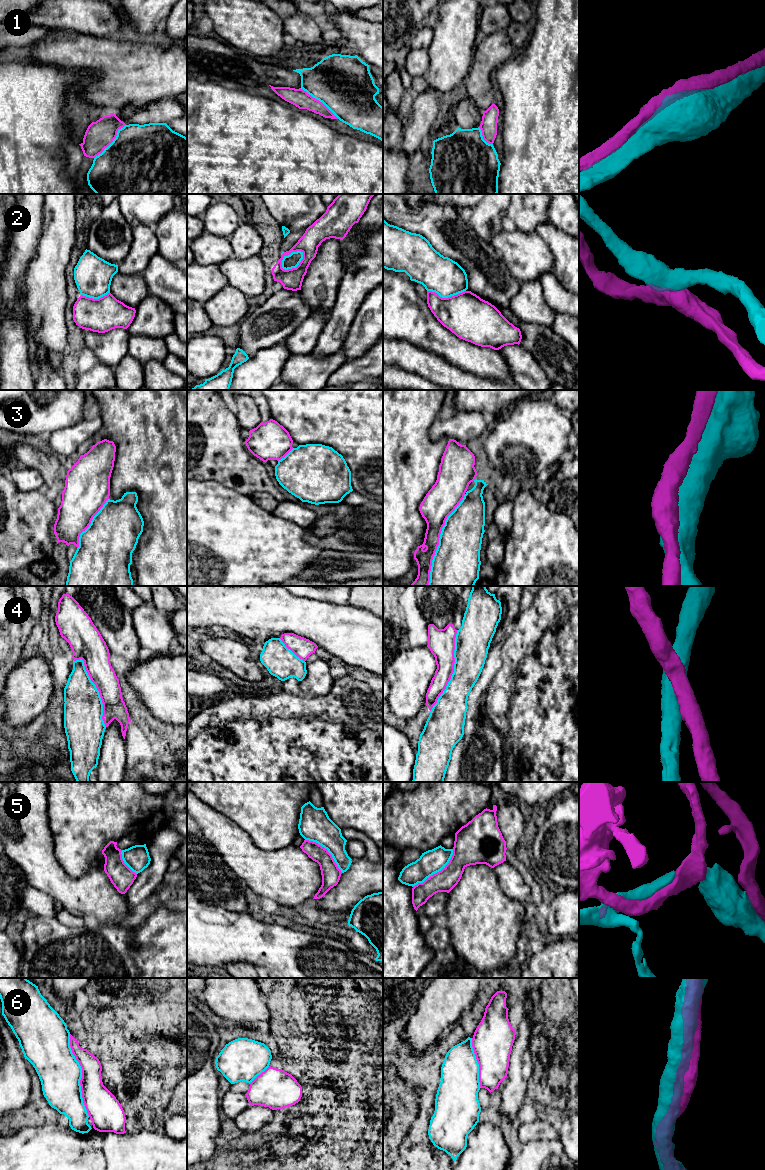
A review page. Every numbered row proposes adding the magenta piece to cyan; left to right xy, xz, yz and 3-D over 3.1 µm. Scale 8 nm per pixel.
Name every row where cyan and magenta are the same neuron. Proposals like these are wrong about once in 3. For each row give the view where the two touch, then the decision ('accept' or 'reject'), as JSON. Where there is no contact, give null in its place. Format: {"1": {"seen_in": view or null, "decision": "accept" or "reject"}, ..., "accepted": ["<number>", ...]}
{"1": {"seen_in": "xy", "decision": "accept"}, "2": {"seen_in": "xz", "decision": "reject"}, "3": {"seen_in": "yz", "decision": "accept"}, "4": {"seen_in": "yz", "decision": "reject"}, "5": {"seen_in": "yz", "decision": "accept"}, "6": {"seen_in": "xy", "decision": "accept"}, "accepted": ["1", "3", "5", "6"]}

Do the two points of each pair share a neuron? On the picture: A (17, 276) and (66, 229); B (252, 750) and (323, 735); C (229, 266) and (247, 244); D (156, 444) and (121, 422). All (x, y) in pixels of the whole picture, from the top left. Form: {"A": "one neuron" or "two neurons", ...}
{"A": "two neurons", "B": "one neuron", "C": "two neurons", "D": "one neuron"}

